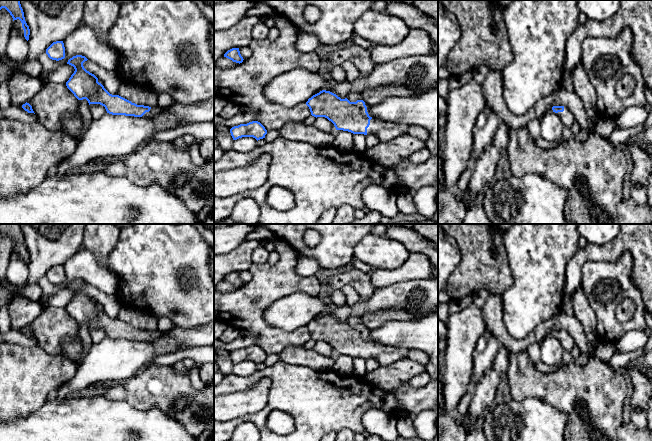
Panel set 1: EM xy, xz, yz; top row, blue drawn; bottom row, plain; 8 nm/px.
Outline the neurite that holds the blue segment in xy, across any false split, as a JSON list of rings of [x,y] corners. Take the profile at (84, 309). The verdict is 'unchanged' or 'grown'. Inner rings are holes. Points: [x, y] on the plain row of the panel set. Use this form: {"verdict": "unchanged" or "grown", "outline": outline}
{"verdict": "grown", "outline": [[[76,279],[67,286],[75,295],[66,306],[66,310],[78,324],[86,323],[89,329],[100,328],[112,339],[149,342],[165,334],[165,331],[159,329],[154,331],[137,329],[119,319],[110,318],[98,306],[98,302],[84,292],[83,287],[87,284],[85,280]]]}

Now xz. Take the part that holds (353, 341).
{"verdict": "grown", "outline": [[[322,314],[308,323],[306,329],[314,341],[325,341],[331,345],[336,354],[353,358],[373,358],[379,365],[388,366],[398,360],[407,358],[406,348],[385,346],[369,340],[363,324],[350,326],[336,318]]]}

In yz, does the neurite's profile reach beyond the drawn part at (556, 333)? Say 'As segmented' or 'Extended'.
Extended

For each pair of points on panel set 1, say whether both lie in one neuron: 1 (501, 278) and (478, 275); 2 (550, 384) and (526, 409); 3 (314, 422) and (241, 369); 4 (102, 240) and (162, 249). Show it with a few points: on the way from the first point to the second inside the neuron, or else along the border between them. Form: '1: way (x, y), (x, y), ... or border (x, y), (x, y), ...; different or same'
1: way (495, 276), (484, 275); same
2: border (514, 399), (521, 400), (538, 397), (558, 409); different
3: border (257, 370), (248, 375), (231, 374); different
4: border (120, 234), (115, 247), (109, 255), (107, 264); different

